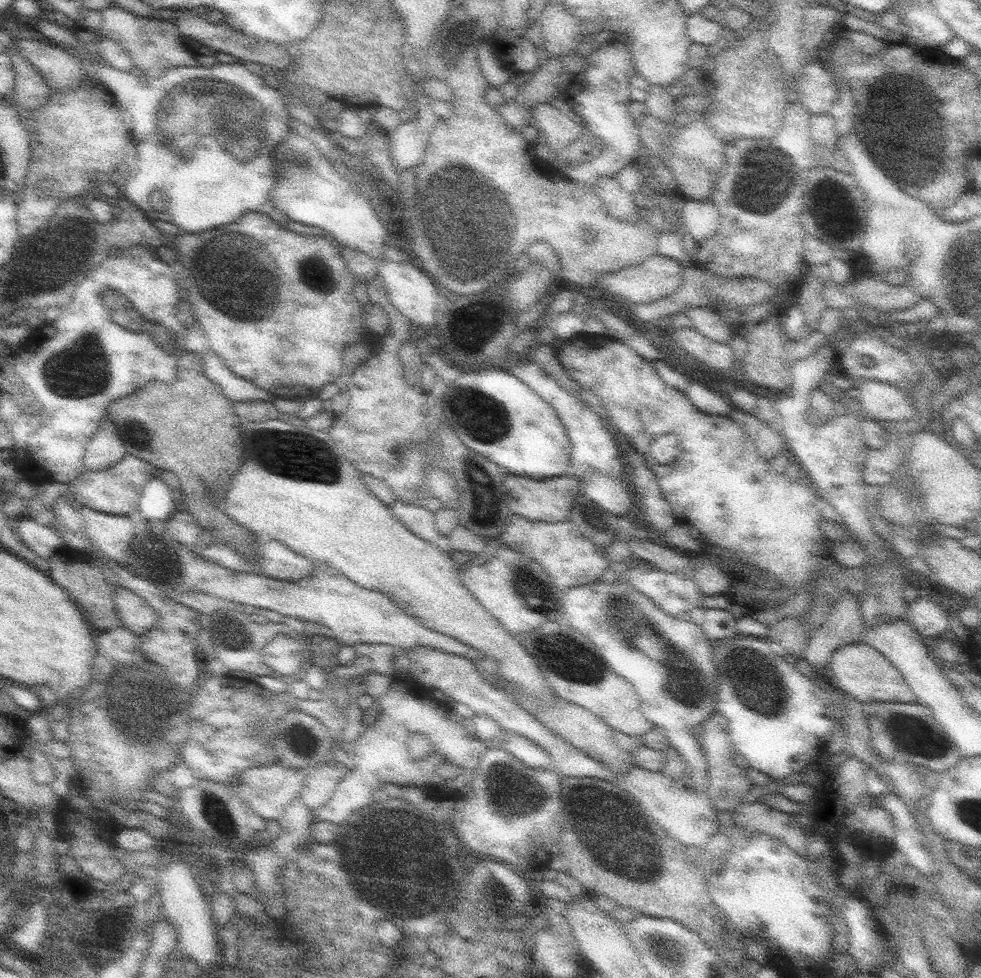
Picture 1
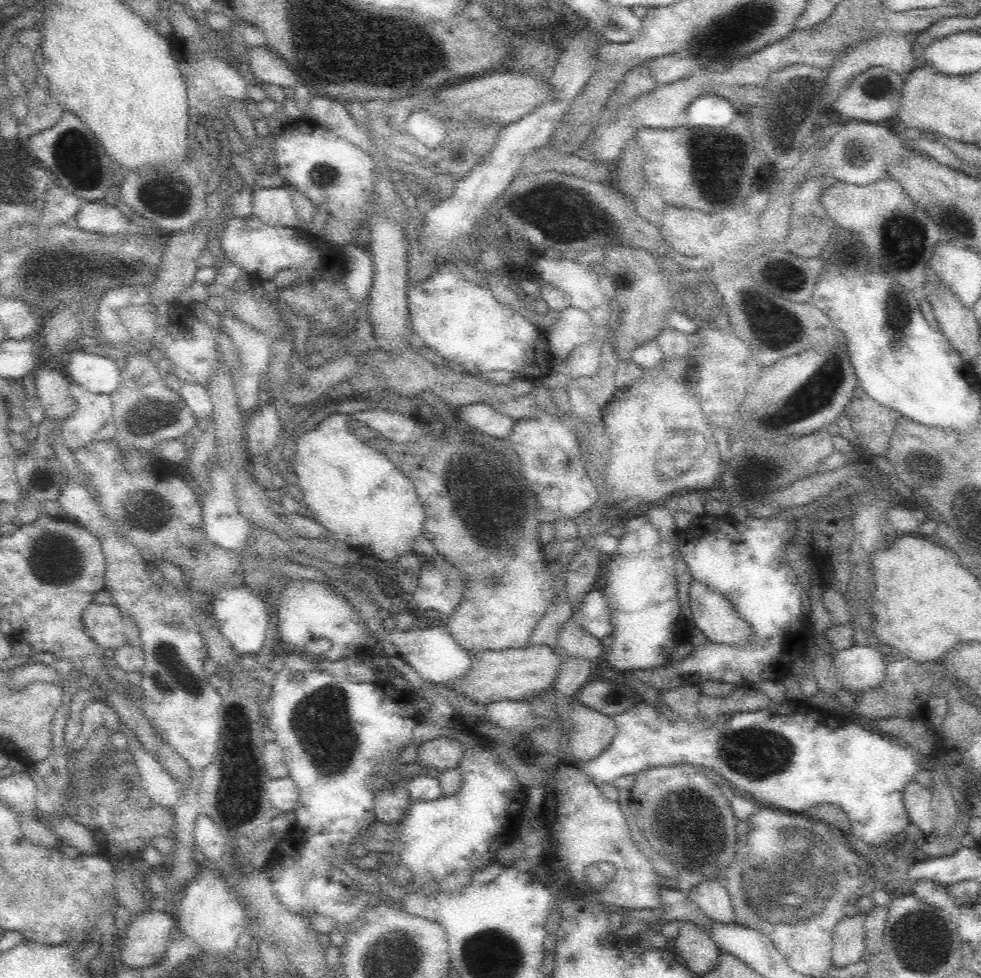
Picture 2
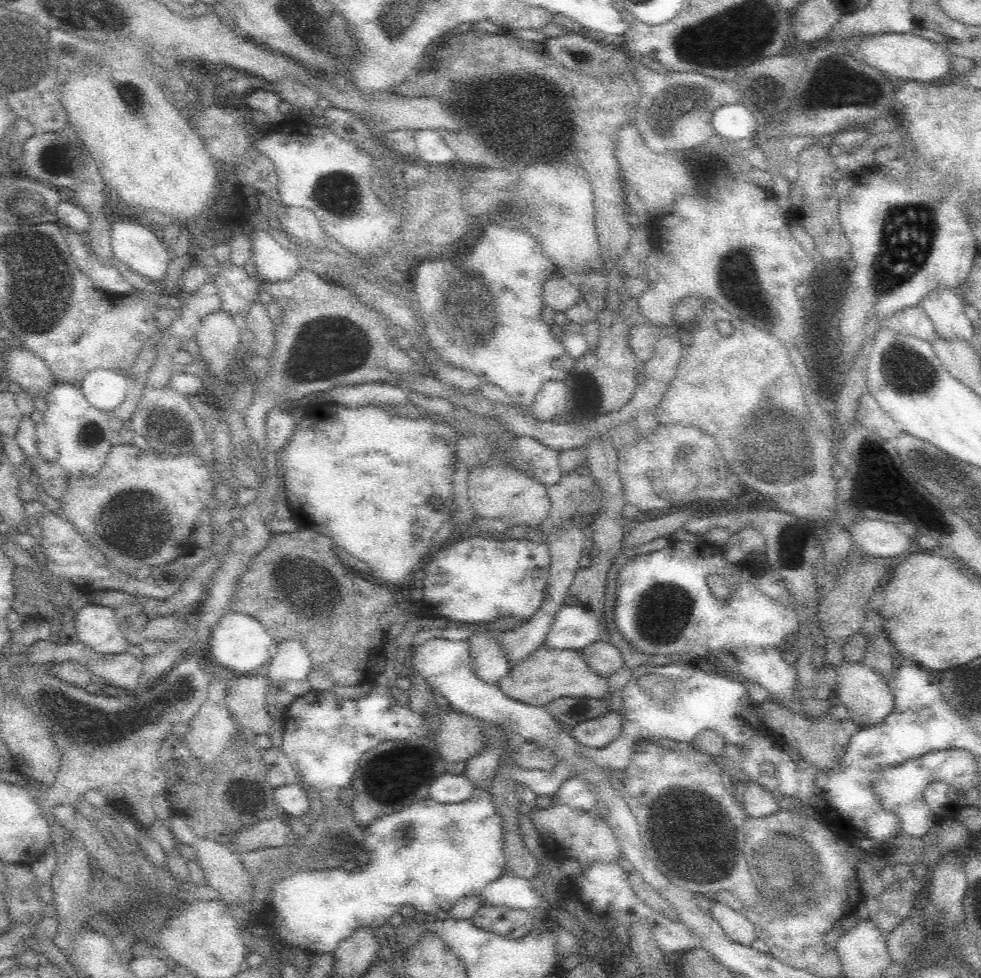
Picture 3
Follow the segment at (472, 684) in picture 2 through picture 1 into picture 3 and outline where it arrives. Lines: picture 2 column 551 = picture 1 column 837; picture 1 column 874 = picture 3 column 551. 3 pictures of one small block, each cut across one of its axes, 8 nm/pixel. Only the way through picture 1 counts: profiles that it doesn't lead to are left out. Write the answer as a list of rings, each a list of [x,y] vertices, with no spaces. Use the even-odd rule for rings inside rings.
[[[540,646],[532,652],[532,656],[520,660],[506,676],[498,680],[500,690],[524,704],[534,706],[548,706],[554,700],[566,696],[584,696],[584,698],[608,698],[610,696],[610,682],[608,678],[592,672],[578,650],[556,650],[550,646]]]

